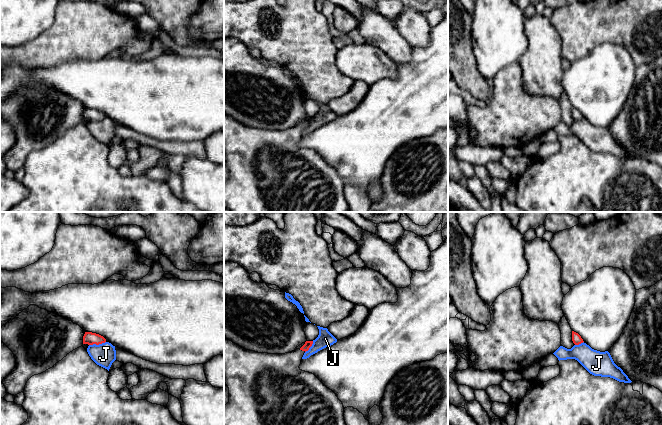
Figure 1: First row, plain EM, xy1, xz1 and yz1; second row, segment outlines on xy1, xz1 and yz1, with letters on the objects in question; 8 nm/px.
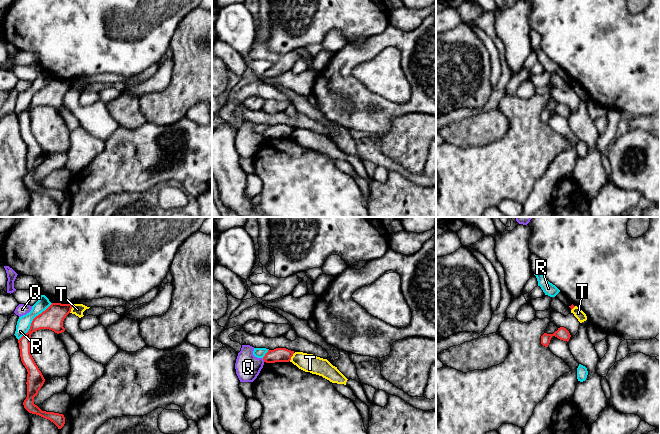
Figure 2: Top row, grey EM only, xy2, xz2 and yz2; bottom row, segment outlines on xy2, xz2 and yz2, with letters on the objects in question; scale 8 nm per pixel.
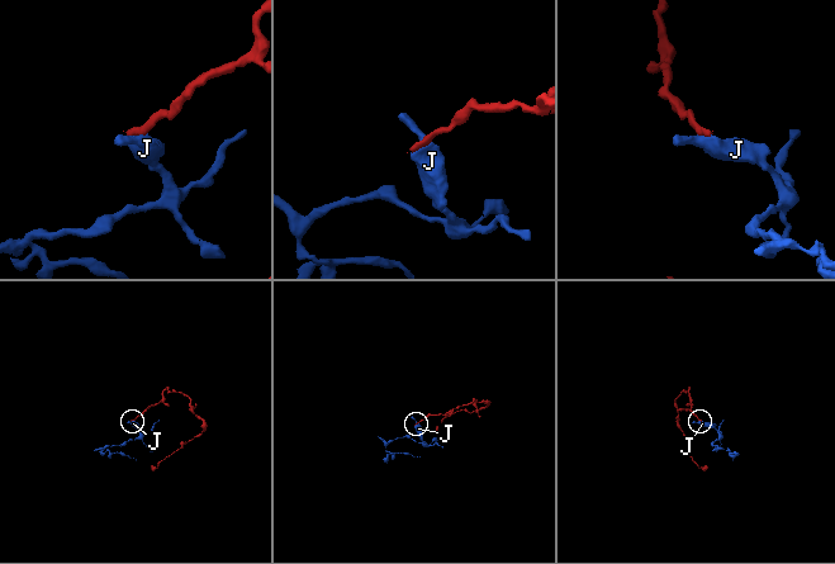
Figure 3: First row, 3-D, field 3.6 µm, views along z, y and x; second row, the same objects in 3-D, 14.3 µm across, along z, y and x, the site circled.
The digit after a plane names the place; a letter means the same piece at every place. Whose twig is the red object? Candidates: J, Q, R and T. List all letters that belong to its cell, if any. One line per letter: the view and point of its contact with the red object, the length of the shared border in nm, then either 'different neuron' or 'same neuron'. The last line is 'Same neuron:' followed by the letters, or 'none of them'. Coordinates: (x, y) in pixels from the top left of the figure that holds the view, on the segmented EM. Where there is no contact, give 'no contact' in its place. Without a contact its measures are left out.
J: xy1 (97, 344) | 140 nm | different neuron
Q: xz2 (263, 359) | 30 nm | different neuron
R: xy2 (33, 320) | 400 nm | different neuron
T: xy2 (71, 308) | 70 nm | different neuron
Same neuron: none of them

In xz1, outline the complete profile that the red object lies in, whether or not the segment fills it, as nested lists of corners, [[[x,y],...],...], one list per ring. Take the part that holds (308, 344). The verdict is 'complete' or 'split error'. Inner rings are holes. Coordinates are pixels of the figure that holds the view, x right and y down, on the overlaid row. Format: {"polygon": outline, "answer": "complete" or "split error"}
{"polygon": [[[224,337],[224,381],[229,388],[229,402],[224,405],[224,425],[346,425],[344,407],[336,394],[327,388],[314,374],[302,371],[299,366],[302,357],[312,346],[313,341],[306,341],[300,348],[285,354],[258,353],[246,350]]], "answer": "split error"}

